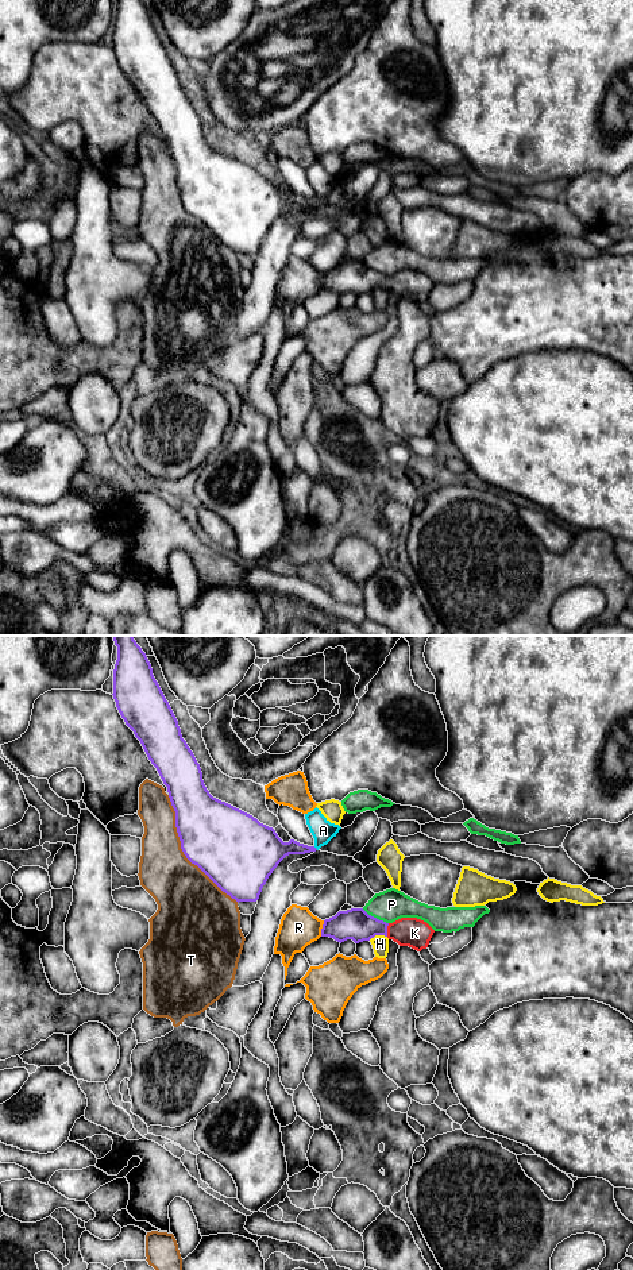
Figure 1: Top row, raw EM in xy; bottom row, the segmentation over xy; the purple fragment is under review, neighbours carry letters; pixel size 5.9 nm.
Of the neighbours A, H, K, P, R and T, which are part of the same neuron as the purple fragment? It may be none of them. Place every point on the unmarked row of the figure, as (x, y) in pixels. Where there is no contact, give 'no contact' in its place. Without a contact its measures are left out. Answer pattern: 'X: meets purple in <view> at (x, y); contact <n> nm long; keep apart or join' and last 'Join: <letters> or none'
A: meets purple in xy at (315, 200); contact 40 nm long; keep apart
H: meets purple in xy at (377, 286); contact 110 nm long; keep apart
K: meets purple in xy at (386, 282); contact 80 nm long; join
P: meets purple in xy at (375, 270); contact 180 nm long; keep apart
R: meets purple in xy at (321, 281); contact 100 nm long; keep apart
T: meets purple in xy at (182, 203); contact 750 nm long; keep apart
Join: K

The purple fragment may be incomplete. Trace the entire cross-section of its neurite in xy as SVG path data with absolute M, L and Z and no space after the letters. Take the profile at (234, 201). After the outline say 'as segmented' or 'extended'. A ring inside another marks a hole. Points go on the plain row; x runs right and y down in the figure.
M117 0L112 47L126 77L140 93L148 112L167 139L184 206L223 244L238 255L256 254L269 228L286 208L317 202L294 192L283 194L273 180L209 146L200 116L182 90L178 73L142 0Z; as segmented

